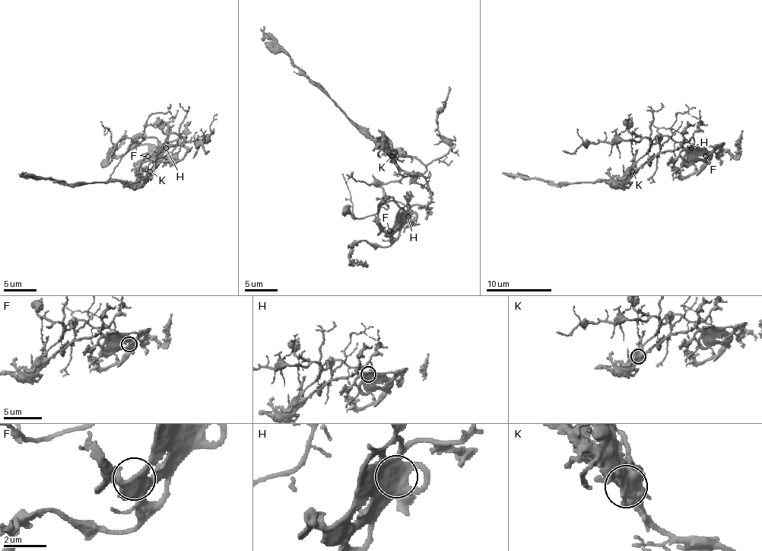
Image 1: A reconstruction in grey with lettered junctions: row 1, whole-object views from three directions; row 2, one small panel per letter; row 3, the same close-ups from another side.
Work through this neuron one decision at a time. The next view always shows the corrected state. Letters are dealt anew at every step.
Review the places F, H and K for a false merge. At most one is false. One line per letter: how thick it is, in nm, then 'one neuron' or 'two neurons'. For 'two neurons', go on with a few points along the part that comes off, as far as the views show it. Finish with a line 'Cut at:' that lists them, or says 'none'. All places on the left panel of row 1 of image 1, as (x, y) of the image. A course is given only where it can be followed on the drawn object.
F: 500 nm | one neuron
H: 480 nm | one neuron
K: 500 nm | two neurons | (149, 170), (161, 146), (157, 139), (122, 138), (113, 144), (110, 132), (100, 122)
Cut at: K

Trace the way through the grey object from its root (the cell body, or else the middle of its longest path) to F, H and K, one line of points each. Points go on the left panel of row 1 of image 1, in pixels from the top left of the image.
F: (161, 160), (179, 160), (188, 149), (180, 144), (170, 144), (147, 156)
H: (161, 160), (179, 160), (188, 151), (180, 144), (170, 144), (166, 148)
K: (161, 160), (149, 170)

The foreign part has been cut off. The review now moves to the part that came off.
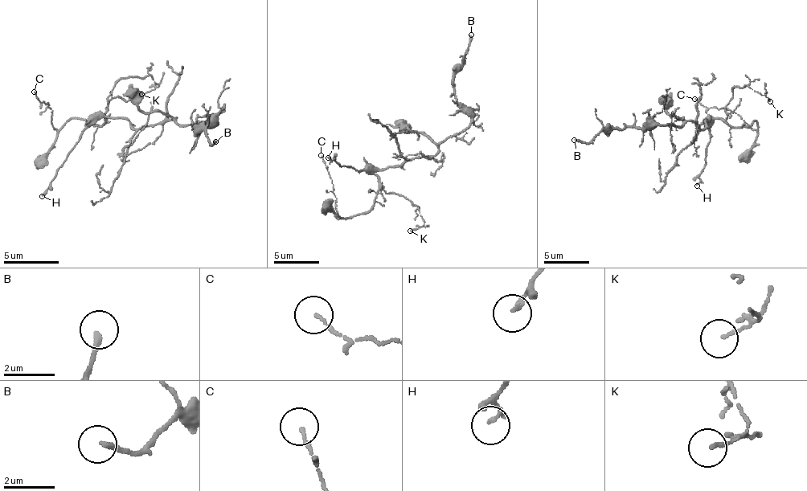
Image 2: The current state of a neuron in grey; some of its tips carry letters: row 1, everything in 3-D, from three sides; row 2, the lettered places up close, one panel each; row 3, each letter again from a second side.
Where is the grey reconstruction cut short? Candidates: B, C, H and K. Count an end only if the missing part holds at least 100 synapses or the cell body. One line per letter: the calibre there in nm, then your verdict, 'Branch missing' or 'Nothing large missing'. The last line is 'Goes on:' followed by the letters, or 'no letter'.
B: Thickness 200 nm. Branch missing
C: Thickness 120 nm. Nothing large missing
H: Thickness 150 nm. Nothing large missing
K: Thickness 110 nm. Nothing large missing
Goes on: B

